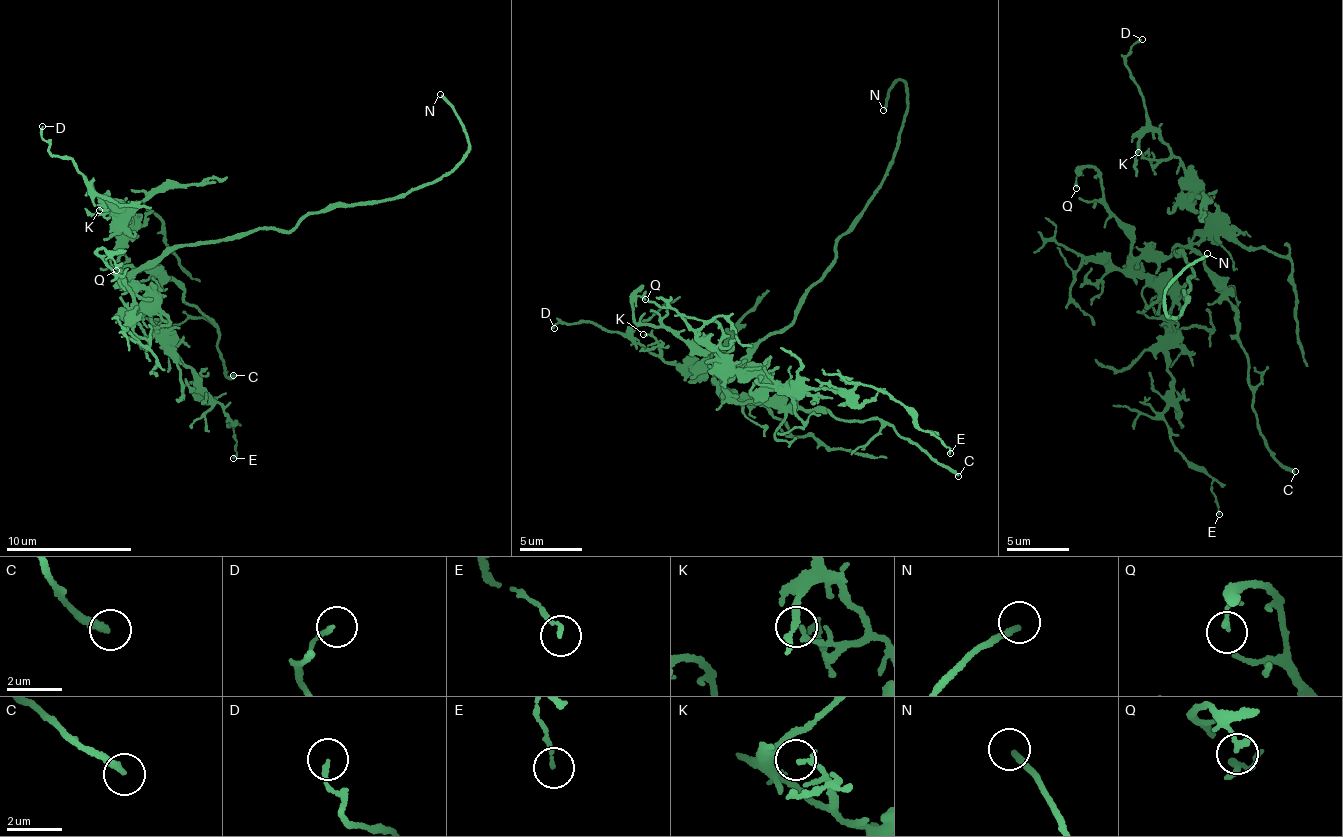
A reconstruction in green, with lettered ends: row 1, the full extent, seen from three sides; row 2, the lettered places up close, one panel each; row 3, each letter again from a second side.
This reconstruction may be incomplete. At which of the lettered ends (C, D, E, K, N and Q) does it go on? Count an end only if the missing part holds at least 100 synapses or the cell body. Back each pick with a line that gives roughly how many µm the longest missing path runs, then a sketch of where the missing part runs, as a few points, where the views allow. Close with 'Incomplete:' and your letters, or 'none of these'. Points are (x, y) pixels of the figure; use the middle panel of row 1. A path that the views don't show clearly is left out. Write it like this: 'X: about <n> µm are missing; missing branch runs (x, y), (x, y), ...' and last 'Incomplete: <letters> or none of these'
N: about 35 µm are missing; missing branch runs (883, 110), (880, 188), (936, 304), (926, 357), (896, 413), (898, 427), (929, 446)
Incomplete: N

